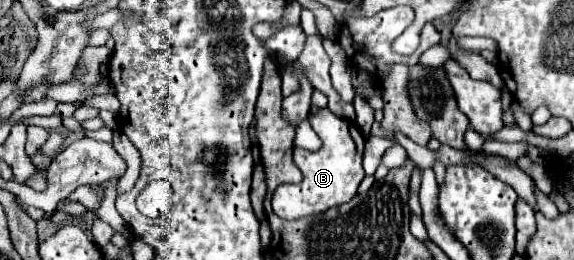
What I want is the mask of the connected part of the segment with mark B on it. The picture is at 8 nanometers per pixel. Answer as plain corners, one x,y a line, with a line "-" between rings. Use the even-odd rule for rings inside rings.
319,108
315,114
309,114
309,122
321,138
323,146
315,152
303,148
293,150
293,160
303,172
303,182
279,186
273,194
273,212
285,220
315,216
333,206
349,202
365,176
362,166
365,138
354,122
335,116
329,108
-
331,152
335,152
335,156

